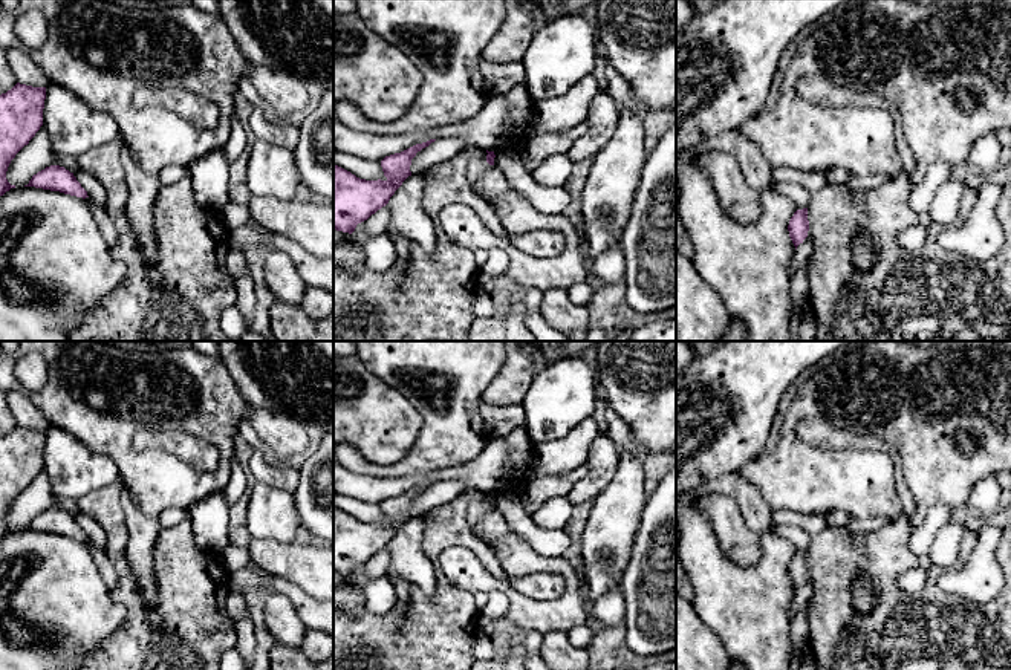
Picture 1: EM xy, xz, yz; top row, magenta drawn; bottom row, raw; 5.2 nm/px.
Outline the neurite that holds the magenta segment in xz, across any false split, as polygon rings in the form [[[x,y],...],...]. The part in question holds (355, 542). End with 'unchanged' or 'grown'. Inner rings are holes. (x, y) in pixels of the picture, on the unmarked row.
[[[434,483],[385,499],[381,503],[385,523],[359,522],[333,506],[333,572],[352,577],[358,566],[385,549],[402,525],[411,519],[411,502]]]; unchanged

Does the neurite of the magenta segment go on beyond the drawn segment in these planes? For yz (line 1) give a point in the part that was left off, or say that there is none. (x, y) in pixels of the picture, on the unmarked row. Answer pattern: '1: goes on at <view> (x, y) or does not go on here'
1: does not go on here

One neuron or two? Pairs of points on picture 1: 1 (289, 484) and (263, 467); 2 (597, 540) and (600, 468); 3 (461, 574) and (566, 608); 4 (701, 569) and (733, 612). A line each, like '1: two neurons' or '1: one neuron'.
1: one neuron
2: two neurons
3: one neuron
4: one neuron

